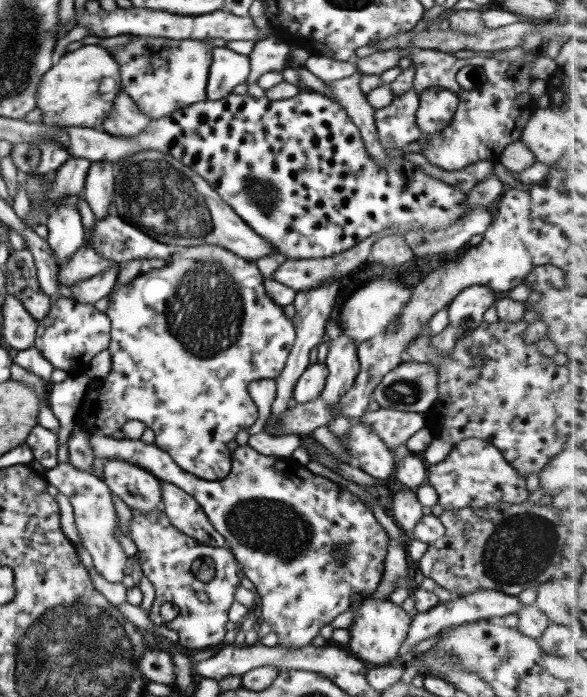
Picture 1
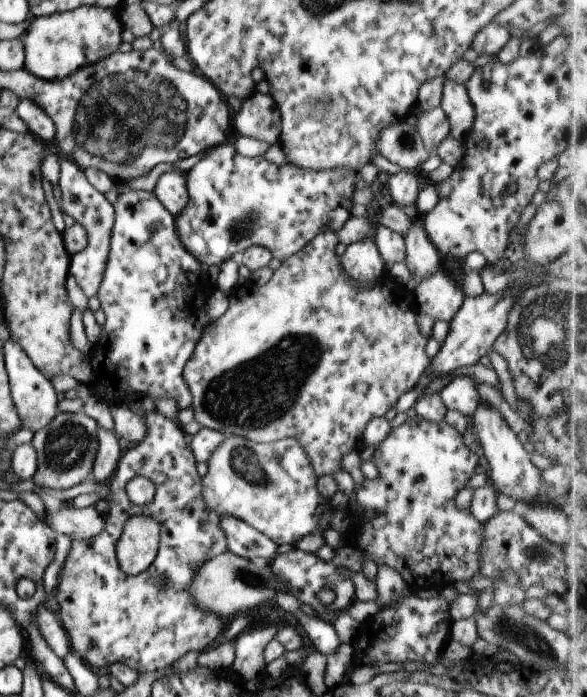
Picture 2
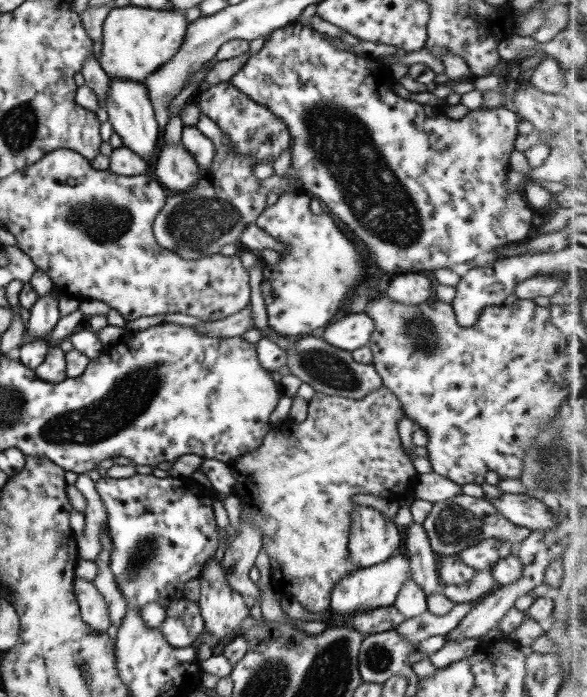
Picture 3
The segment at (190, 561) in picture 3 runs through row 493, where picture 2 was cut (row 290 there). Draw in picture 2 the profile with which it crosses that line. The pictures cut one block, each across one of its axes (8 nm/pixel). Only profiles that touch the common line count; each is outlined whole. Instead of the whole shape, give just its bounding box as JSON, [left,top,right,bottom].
[97,185,212,409]

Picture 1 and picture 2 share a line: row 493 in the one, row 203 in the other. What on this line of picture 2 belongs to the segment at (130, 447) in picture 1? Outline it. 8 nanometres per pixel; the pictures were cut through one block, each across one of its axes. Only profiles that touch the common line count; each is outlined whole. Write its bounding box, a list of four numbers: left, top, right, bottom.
[174,143,359,264]

